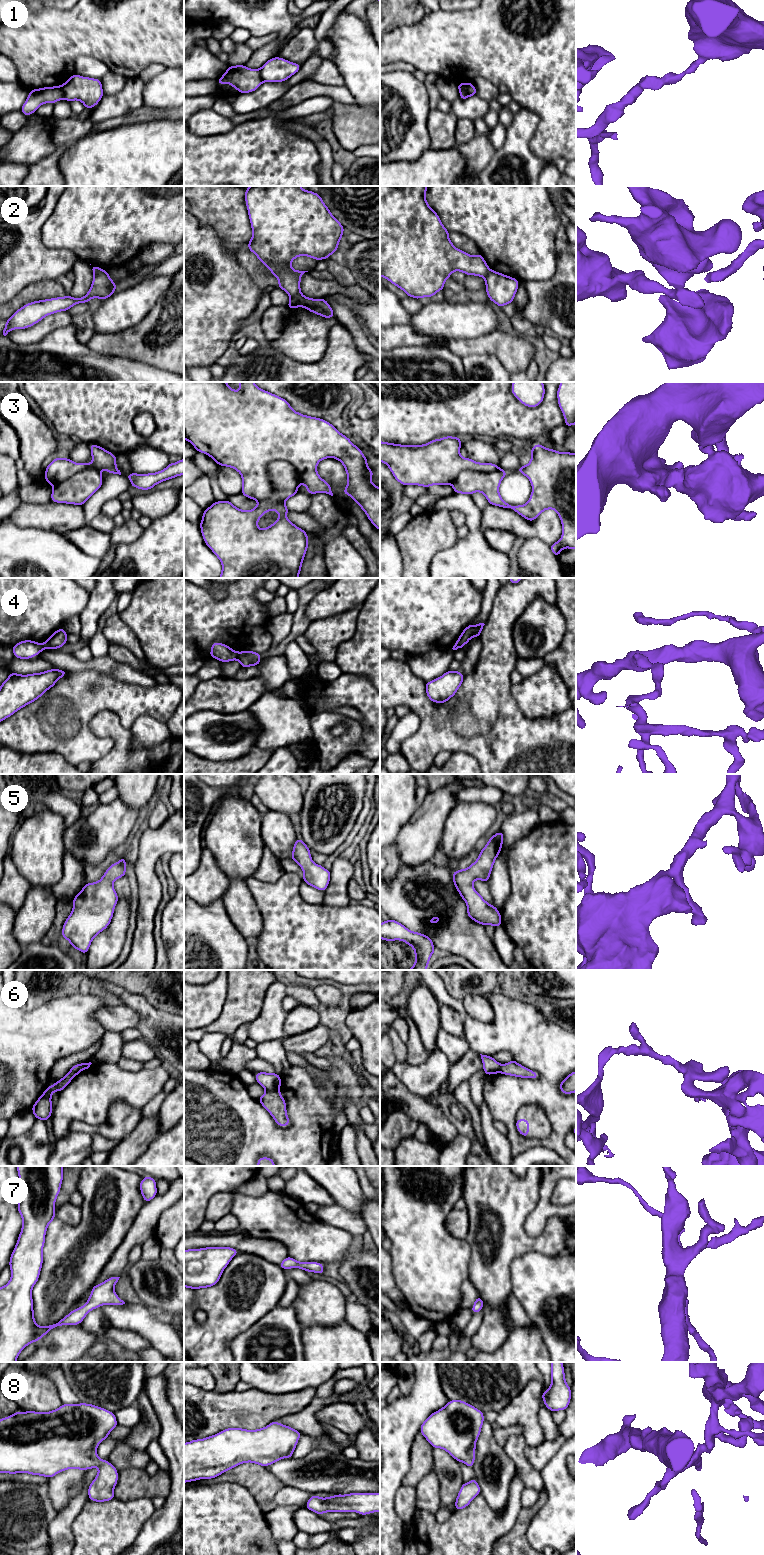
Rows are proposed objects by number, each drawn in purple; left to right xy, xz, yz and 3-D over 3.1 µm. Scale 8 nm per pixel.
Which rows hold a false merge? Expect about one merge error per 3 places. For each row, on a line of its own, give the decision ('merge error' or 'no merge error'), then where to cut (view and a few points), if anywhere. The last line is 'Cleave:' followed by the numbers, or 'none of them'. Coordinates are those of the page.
1: merge error; cut in xy along (60, 86), (64, 98)
2: merge error; cut in xy along (105, 270), (99, 271), (94, 276)
3: no merge error; no cut
4: merge error; cut in xz along (240, 653), (237, 658)
5: no merge error; no cut
6: merge error; cut in xz along (278, 1089), (266, 1091)
7: no merge error; no cut
8: no merge error; no cut
Cleave: 1, 2, 4, 6

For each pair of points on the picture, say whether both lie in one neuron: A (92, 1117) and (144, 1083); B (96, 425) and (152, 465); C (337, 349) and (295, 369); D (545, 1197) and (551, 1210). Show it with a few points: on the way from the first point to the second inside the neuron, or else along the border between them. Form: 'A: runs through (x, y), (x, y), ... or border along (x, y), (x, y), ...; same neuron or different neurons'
A: runs through (103, 1103), (119, 1087), (130, 1087); same neuron
B: border along (154, 448), (148, 445), (139, 445), (125, 453); different neurons
C: runs through (327, 360), (318, 369), (306, 369); same neuron
D: runs through (545, 1200), (545, 1204), (548, 1207); same neuron

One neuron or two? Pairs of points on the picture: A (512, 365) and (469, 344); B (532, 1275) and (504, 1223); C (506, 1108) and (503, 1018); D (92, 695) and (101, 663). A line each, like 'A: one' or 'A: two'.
A: one
B: two
C: one
D: two

